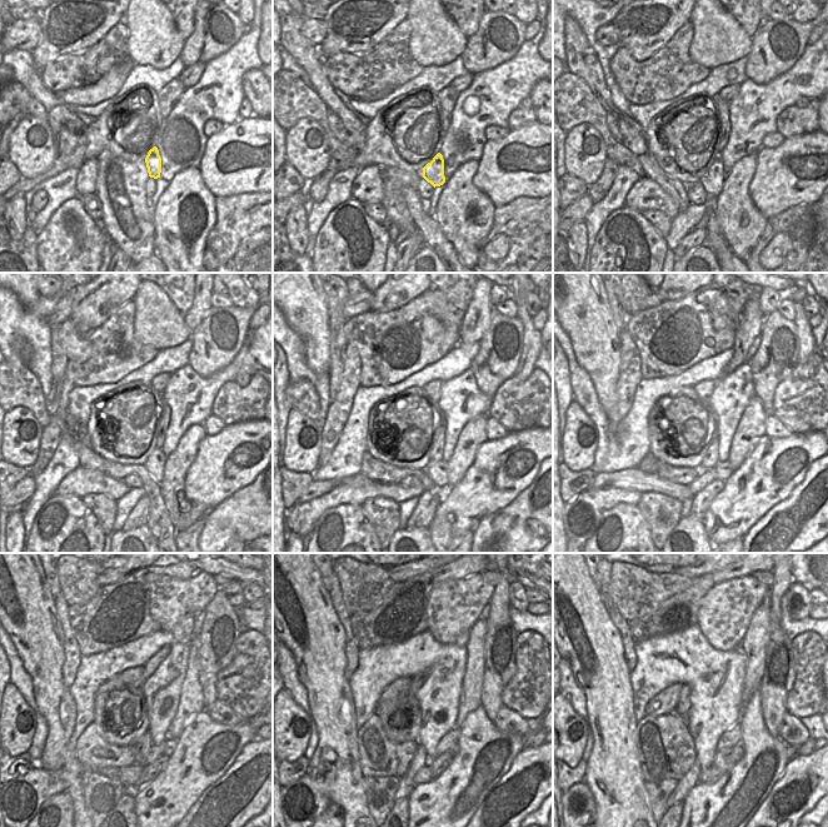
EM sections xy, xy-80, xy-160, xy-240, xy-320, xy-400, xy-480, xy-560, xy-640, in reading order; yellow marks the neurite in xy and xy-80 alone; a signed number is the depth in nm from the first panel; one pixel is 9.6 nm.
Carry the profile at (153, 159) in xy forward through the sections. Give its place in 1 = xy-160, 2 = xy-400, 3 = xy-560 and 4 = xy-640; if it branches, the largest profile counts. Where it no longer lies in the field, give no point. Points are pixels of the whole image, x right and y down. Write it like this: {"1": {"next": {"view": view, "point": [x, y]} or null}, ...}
{"1": {"next": {"view": "xy-160", "point": [712, 182]}}, "2": {"next": {"view": "xy-400", "point": [723, 469]}}, "3": {"next": {"view": "xy-560", "point": [454, 751]}}, "4": {"next": {"view": "xy-640", "point": [738, 750]}}}

